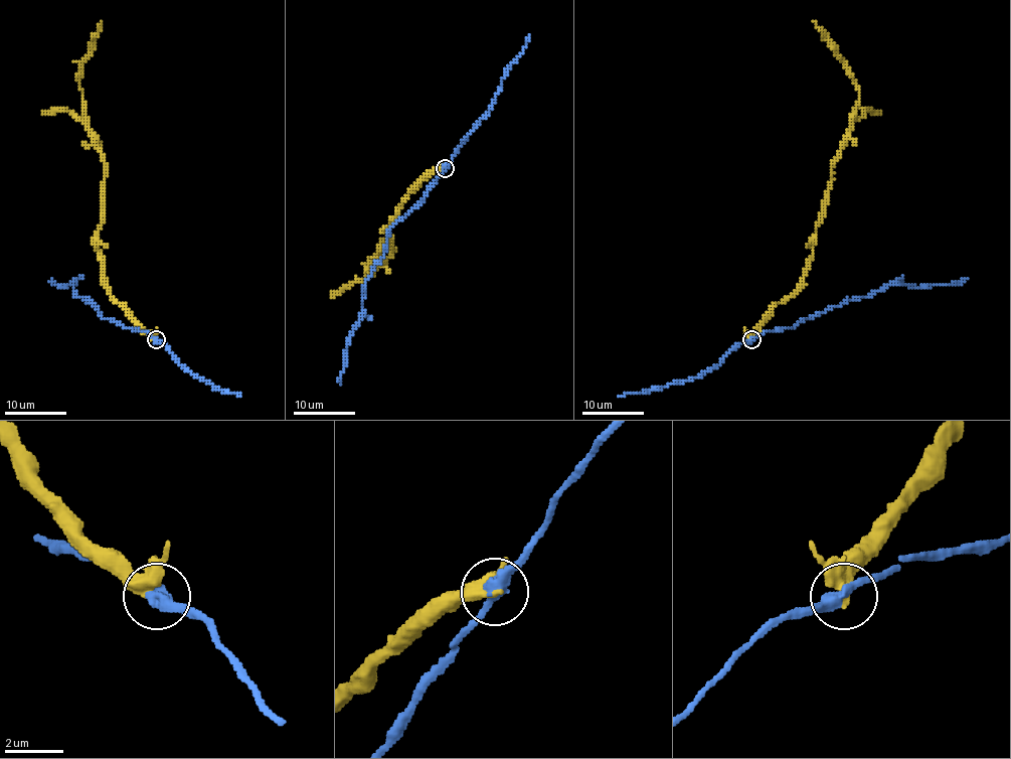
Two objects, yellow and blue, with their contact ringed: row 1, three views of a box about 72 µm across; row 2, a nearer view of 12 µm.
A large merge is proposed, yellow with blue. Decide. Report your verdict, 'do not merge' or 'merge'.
do not merge

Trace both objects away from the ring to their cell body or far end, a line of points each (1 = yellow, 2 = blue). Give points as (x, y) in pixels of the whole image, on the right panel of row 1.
1: (751, 339), (757, 325), (801, 282), (831, 181), (832, 160), (851, 126), (858, 100), (847, 65), (814, 22)
2: (751, 339), (764, 331), (791, 328), (814, 314), (880, 291), (889, 284), (950, 285), (967, 278)

